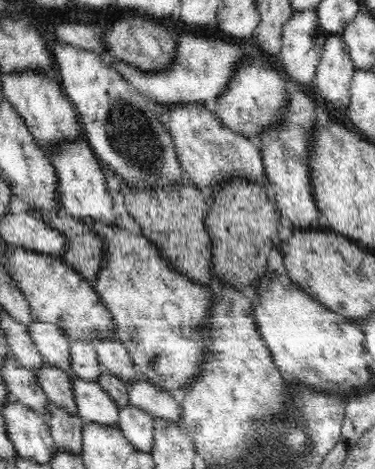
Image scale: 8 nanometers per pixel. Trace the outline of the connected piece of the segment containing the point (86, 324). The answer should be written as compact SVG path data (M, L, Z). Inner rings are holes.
M8 245L6 259L8 260L3 263L9 276L24 293L37 321L56 324L65 336L74 340L91 342L95 338L118 341L117 325L110 310L103 304L92 284L68 267L62 258L54 259L50 255L38 255L24 248Z

